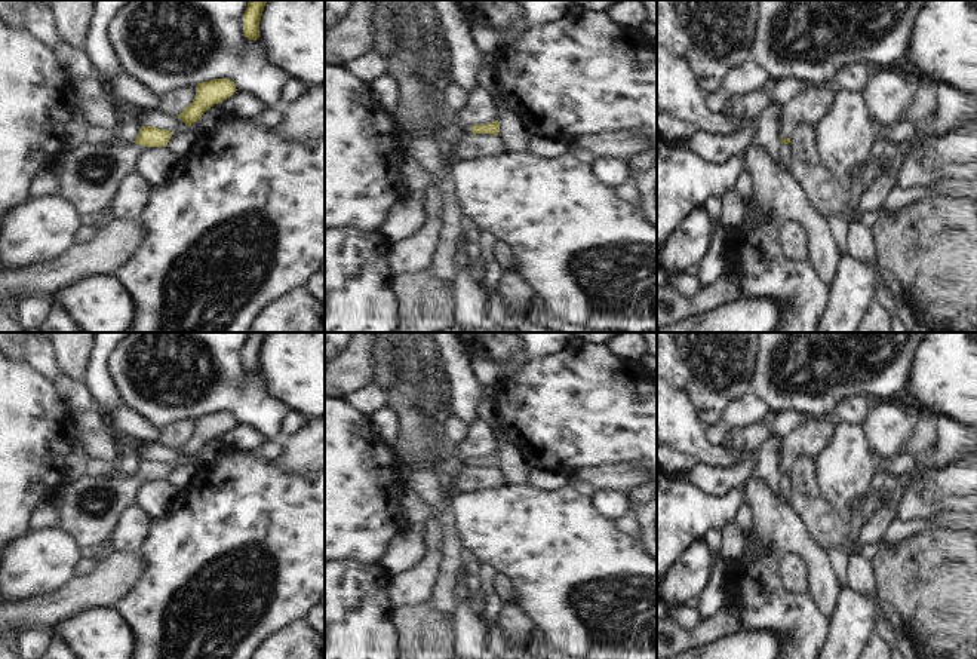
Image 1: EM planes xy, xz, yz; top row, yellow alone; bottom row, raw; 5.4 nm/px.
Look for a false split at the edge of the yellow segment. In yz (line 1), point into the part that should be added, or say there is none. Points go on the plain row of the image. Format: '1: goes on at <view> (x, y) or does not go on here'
1: goes on at yz (785, 490)

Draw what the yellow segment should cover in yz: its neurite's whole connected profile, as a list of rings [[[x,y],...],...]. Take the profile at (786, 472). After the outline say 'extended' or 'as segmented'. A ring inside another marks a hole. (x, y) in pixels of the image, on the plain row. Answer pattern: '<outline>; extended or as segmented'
[[[790,471],[781,472],[781,478],[775,488],[775,493],[778,499],[784,503],[792,503],[795,500],[796,497],[795,482],[793,478],[790,476]]]; extended

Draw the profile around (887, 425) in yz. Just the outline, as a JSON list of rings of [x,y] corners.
[[[870,398],[869,410],[860,423],[875,450],[887,459],[904,454],[903,444],[916,426],[903,399]]]

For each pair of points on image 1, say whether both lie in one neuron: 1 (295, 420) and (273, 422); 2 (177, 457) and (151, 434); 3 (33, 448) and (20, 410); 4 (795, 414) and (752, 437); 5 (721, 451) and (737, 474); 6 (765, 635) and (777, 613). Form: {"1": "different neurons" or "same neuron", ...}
{"1": "different neurons", "2": "different neurons", "3": "same neuron", "4": "same neuron", "5": "different neurons", "6": "different neurons"}

